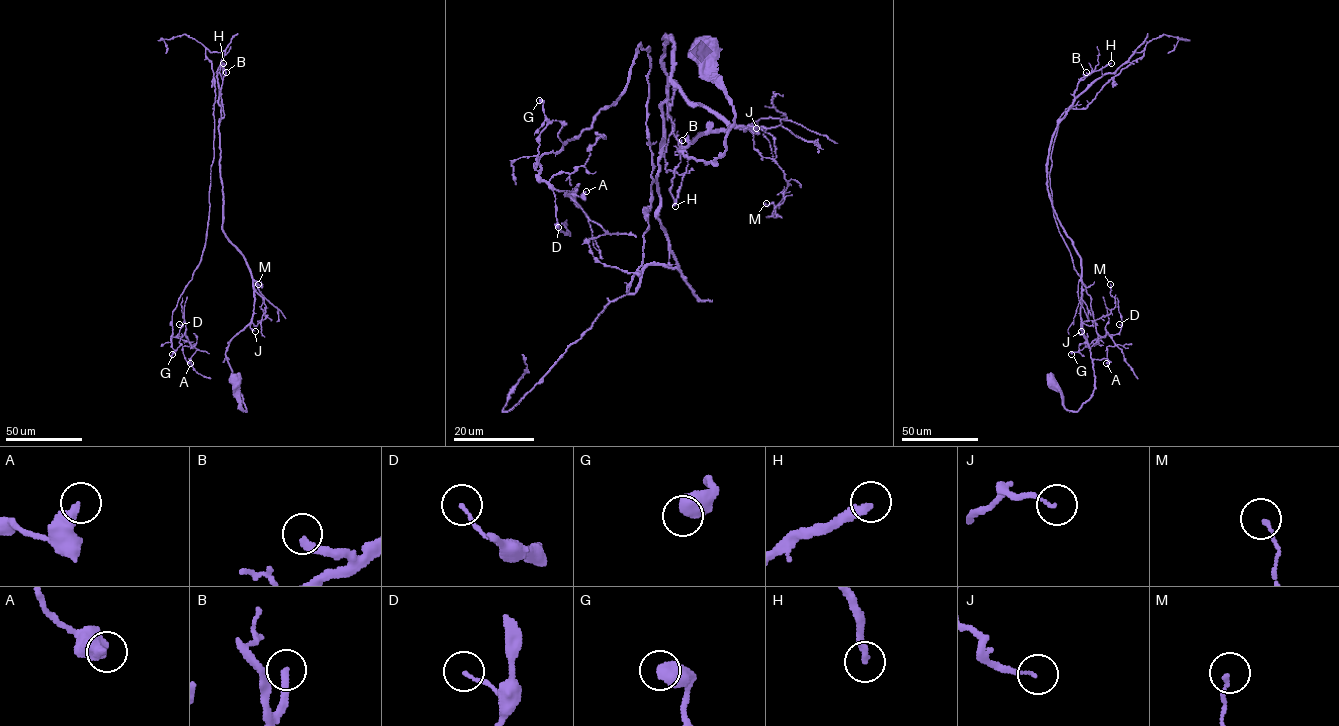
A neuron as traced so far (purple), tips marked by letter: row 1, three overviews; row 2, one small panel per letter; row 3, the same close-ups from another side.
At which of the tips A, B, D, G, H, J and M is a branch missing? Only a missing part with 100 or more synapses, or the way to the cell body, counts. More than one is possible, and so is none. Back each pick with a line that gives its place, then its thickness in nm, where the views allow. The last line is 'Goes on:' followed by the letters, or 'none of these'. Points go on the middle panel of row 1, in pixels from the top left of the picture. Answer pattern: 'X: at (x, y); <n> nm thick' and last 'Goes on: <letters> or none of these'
H: at (675, 206); 240 nm thick
Goes on: H

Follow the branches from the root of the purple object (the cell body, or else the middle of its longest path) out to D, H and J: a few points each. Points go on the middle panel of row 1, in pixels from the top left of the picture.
D: (711, 49), (681, 152), (755, 128), (663, 38), (678, 266), (627, 292), (640, 43), (539, 159), (558, 227)
H: (711, 49), (734, 124), (714, 162), (681, 152), (755, 128), (695, 105), (663, 38), (675, 206)
J: (711, 49), (713, 70), (727, 93), (734, 124), (725, 151), (714, 162), (681, 152), (703, 135), (756, 128)

